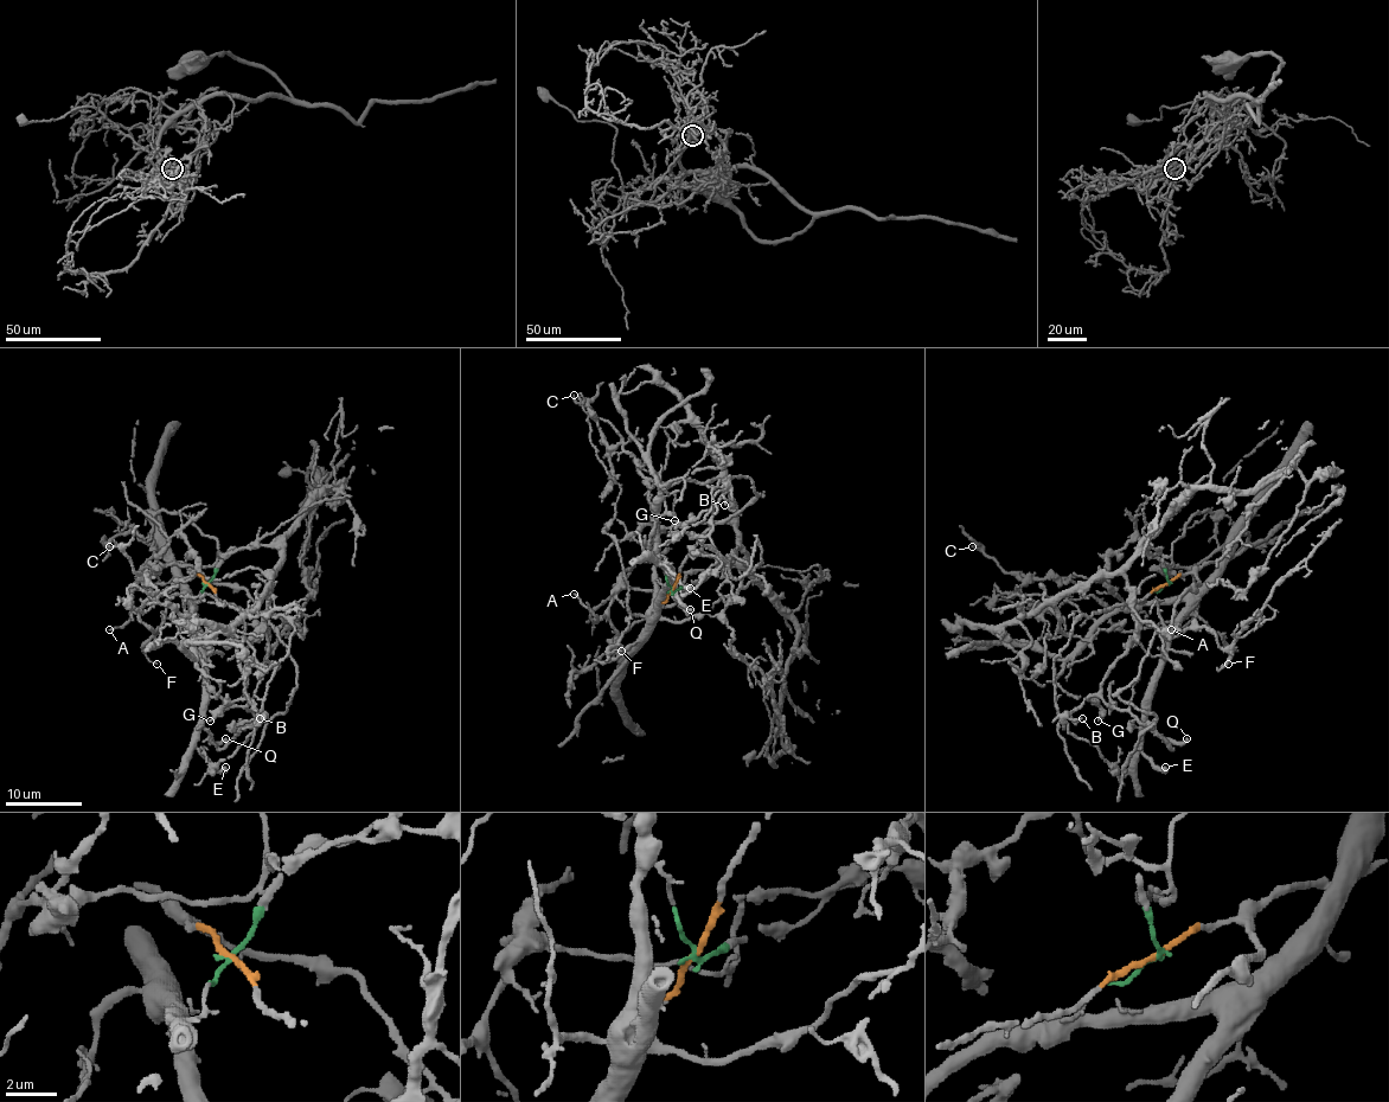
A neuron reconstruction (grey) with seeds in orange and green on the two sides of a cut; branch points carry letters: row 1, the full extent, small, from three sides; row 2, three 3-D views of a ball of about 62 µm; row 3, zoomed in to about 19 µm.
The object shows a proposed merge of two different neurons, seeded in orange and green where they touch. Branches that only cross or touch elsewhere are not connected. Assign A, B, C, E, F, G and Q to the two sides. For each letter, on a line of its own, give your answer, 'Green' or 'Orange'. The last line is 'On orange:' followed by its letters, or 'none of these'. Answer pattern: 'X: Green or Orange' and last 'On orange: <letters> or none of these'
A: Green
B: Orange
C: Orange
E: Green
F: Green
G: Orange
Q: Green
On orange: B, C, G

